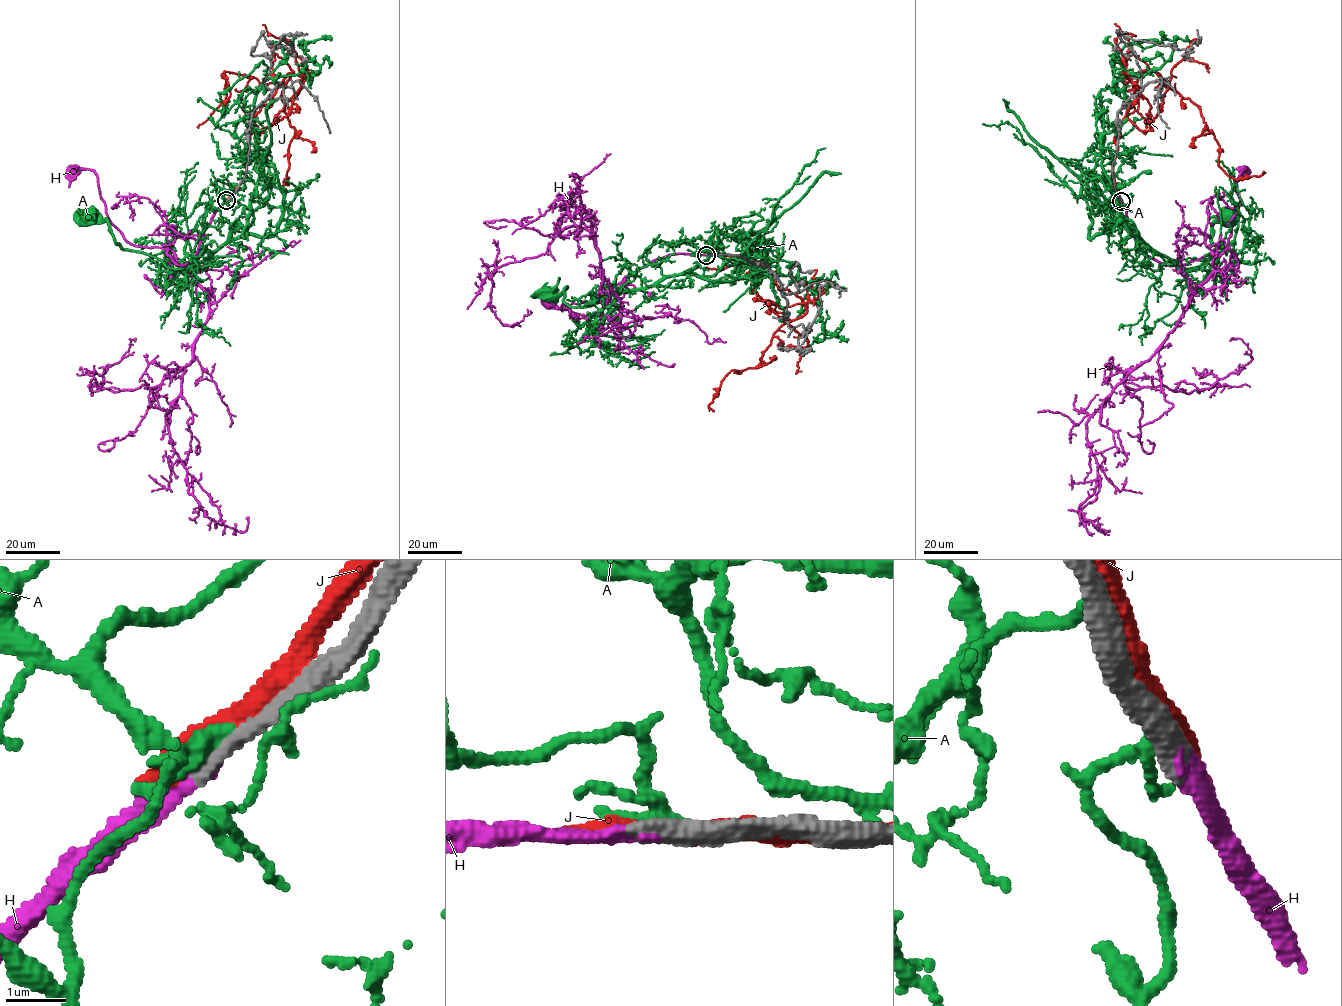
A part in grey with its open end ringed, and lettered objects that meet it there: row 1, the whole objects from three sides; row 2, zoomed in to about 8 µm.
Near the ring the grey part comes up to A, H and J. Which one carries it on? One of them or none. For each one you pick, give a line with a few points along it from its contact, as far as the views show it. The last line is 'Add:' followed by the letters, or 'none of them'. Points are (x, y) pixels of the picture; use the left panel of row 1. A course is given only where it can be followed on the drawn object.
H: it runs (227, 200), (196, 255), (176, 264), (168, 249), (127, 241), (110, 220), (94, 172), (73, 169)
Add: H

